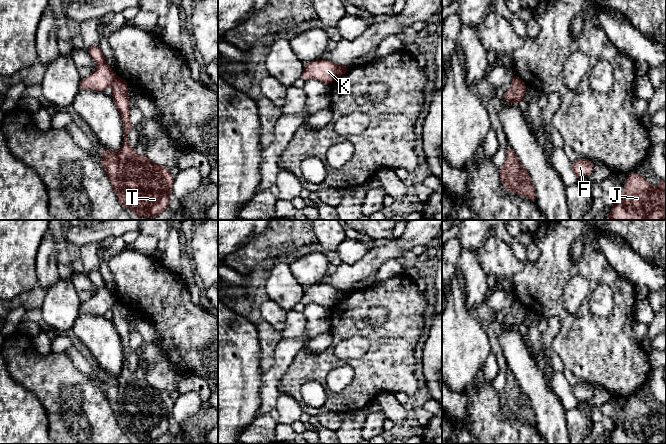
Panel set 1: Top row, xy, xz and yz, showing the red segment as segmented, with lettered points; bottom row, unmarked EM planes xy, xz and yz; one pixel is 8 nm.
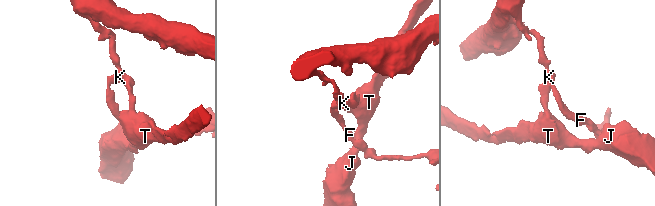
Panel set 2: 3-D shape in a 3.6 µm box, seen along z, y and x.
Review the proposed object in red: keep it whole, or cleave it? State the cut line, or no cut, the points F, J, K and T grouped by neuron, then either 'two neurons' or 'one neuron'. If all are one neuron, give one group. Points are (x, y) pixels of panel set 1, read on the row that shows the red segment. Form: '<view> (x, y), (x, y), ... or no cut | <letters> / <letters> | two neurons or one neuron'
xz (339, 65), (337, 76) | F K / J T | two neurons

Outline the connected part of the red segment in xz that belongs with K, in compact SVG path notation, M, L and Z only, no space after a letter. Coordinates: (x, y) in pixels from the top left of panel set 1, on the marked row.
M318 60L305 64L305 68L301 75L304 81L315 79L326 84L334 82L338 78L338 64L329 60Z

